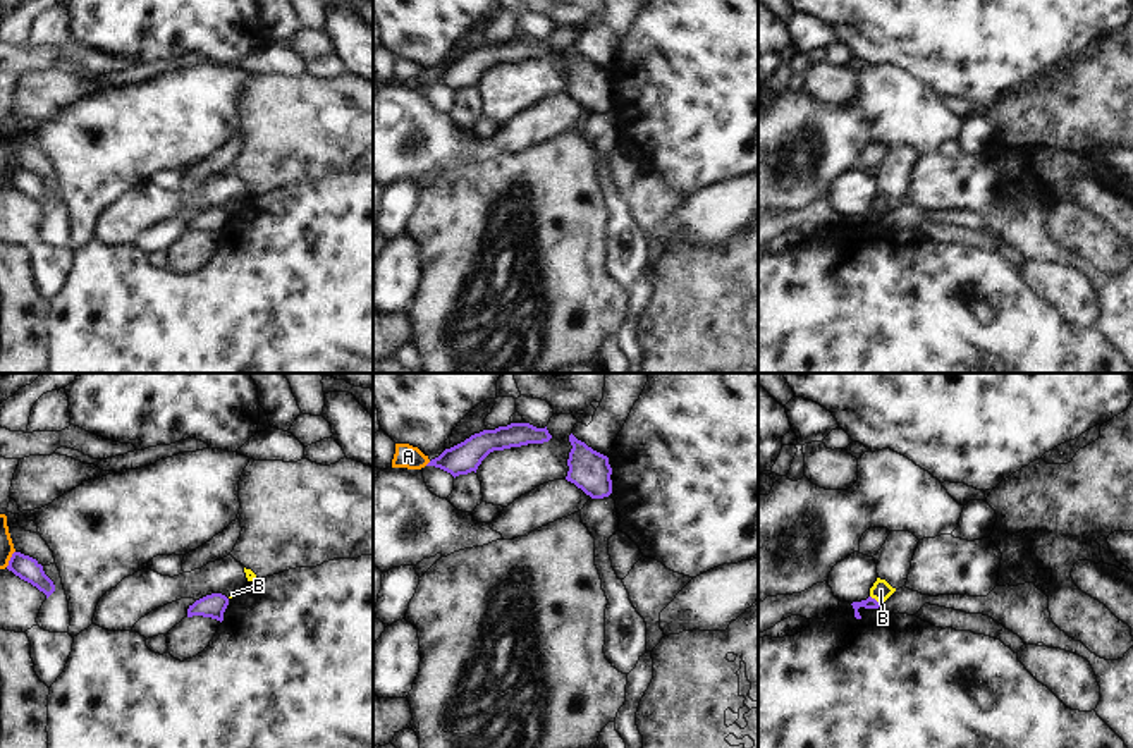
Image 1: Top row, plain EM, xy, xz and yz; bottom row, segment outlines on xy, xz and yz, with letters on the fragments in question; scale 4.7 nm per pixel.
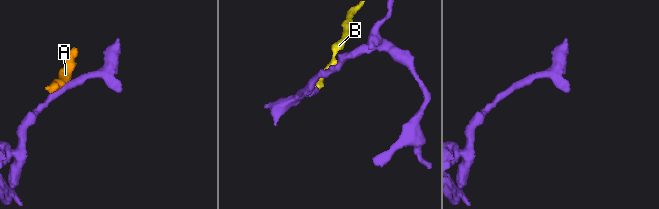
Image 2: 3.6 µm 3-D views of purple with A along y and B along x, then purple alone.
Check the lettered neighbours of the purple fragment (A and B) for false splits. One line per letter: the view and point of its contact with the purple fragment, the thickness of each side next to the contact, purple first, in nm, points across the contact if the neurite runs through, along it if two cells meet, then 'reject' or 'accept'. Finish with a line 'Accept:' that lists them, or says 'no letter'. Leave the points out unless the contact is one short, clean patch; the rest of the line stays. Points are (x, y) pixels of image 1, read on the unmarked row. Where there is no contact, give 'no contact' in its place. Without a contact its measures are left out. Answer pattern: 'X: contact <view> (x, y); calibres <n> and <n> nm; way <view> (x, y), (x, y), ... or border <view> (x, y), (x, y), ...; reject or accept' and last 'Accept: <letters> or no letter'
A: contact xz (428, 78); calibres 140 and 110 nm; border xz (430, 76), (425, 79); reject
B: contact yz (874, 214); calibres 50 and 90 nm; border yz (870, 210), (881, 219); reject
Accept: no letter

